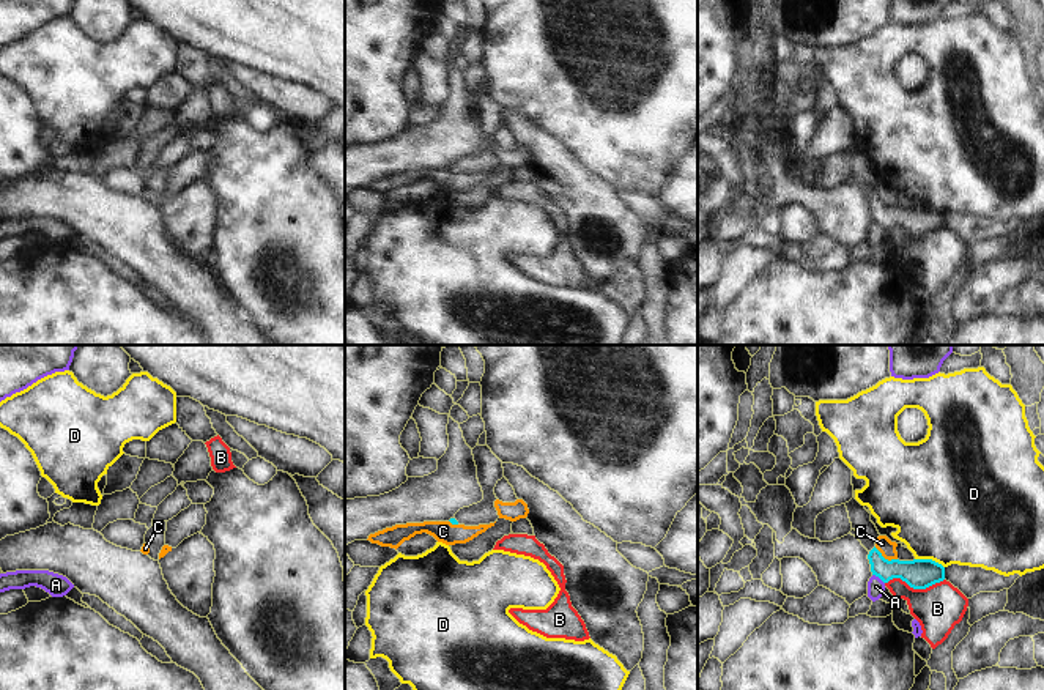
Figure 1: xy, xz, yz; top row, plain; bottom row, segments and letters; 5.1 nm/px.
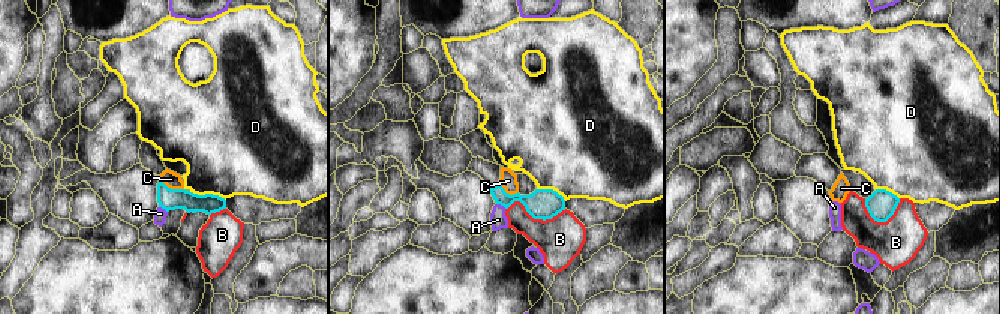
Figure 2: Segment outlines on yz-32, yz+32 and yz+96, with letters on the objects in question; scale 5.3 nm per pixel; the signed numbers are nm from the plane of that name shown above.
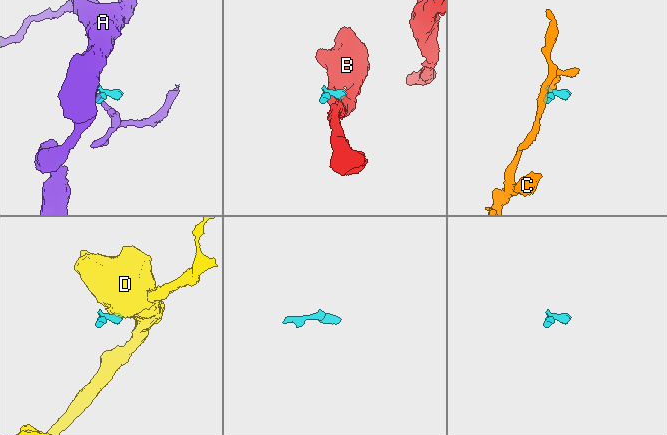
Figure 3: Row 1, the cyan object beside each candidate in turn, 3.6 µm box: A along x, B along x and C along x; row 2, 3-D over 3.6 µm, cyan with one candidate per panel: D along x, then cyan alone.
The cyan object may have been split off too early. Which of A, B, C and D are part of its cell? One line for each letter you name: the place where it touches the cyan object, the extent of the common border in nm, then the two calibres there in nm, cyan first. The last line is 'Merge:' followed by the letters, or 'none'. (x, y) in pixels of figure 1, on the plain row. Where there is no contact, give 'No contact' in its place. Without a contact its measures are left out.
Merge: none

